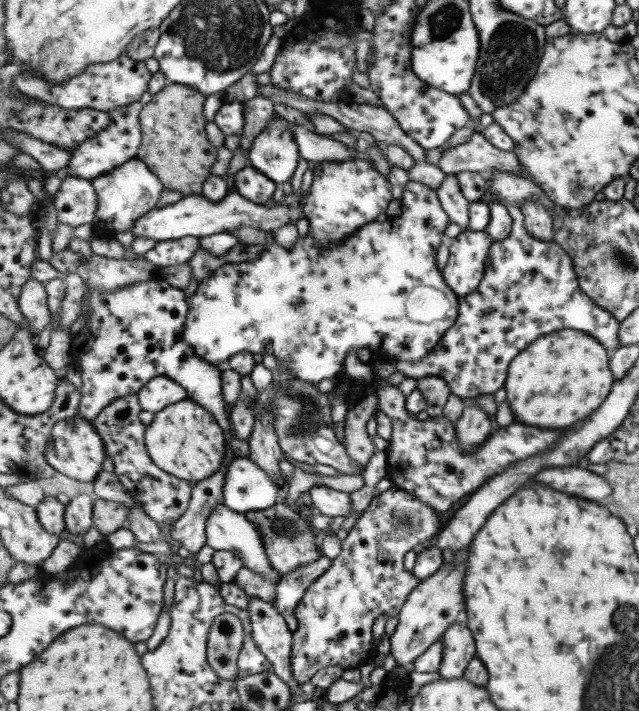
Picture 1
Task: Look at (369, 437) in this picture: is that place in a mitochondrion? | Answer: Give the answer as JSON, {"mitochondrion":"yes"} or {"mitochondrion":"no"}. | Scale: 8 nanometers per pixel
{"mitochondrion":"no"}

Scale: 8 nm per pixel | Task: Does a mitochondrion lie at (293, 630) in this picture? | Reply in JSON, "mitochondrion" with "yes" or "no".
{"mitochondrion":"no"}

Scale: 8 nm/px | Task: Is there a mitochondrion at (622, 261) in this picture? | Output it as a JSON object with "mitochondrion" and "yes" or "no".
{"mitochondrion":"yes"}

